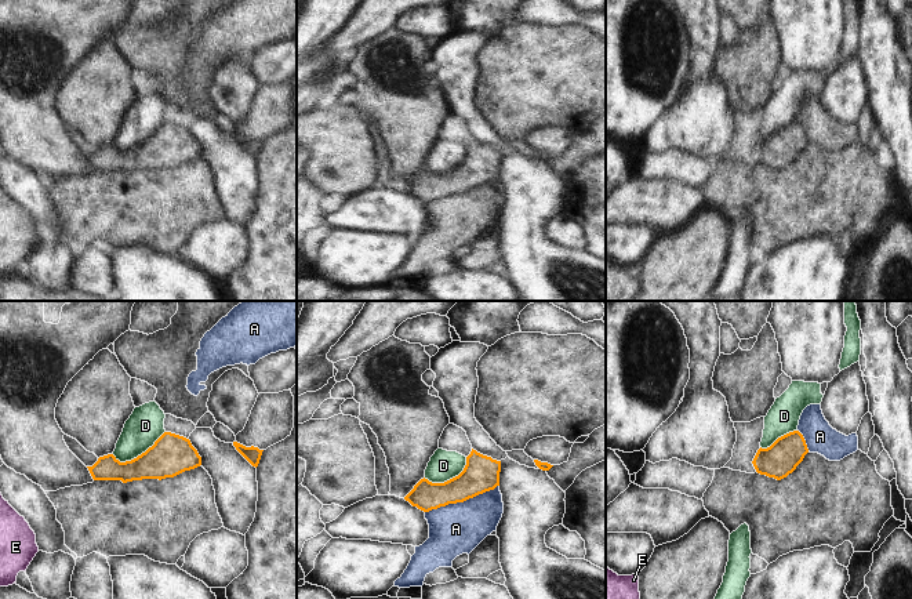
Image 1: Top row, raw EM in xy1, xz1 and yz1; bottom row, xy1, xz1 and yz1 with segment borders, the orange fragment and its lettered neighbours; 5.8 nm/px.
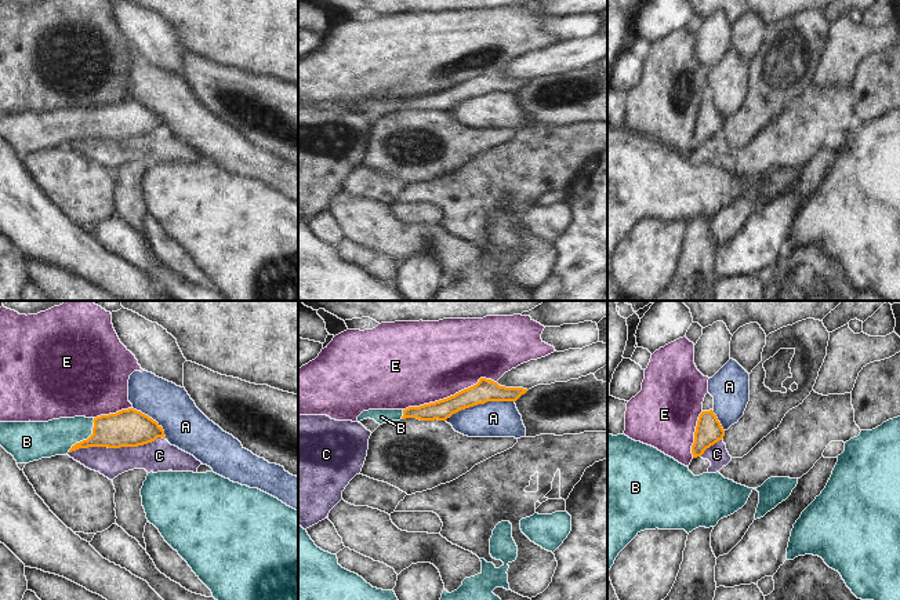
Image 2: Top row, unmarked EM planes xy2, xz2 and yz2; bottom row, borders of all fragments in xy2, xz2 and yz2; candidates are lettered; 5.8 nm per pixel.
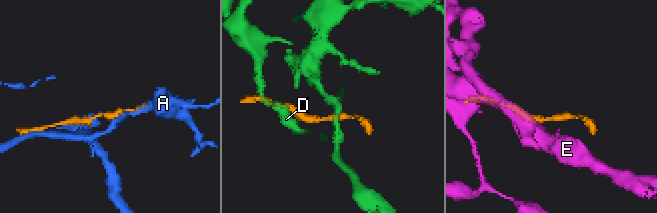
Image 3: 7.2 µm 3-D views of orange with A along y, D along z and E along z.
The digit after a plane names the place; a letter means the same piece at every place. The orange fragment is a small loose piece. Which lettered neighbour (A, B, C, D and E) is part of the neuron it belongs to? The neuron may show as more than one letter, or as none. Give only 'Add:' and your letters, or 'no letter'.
Add: B

